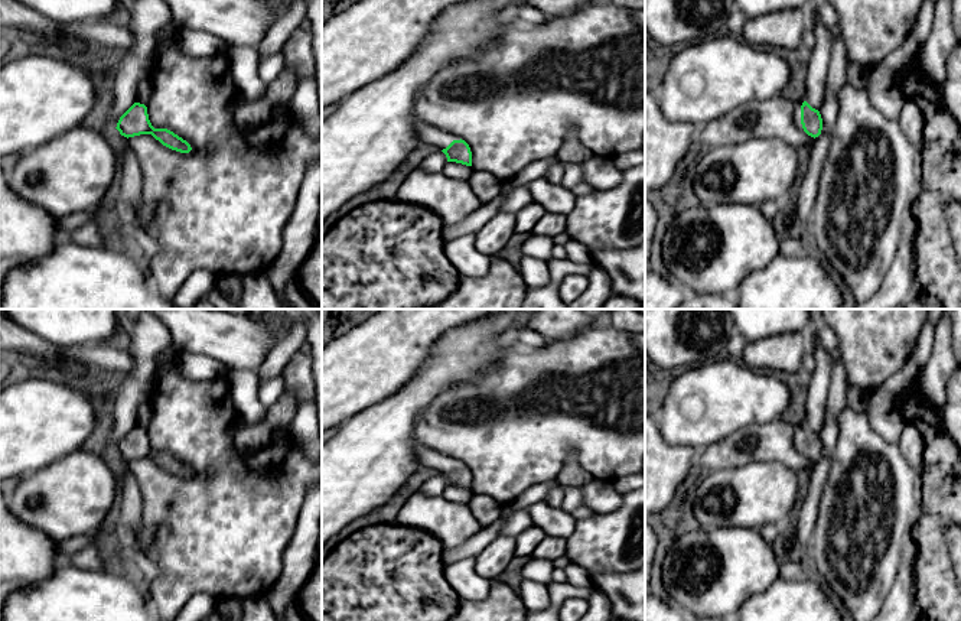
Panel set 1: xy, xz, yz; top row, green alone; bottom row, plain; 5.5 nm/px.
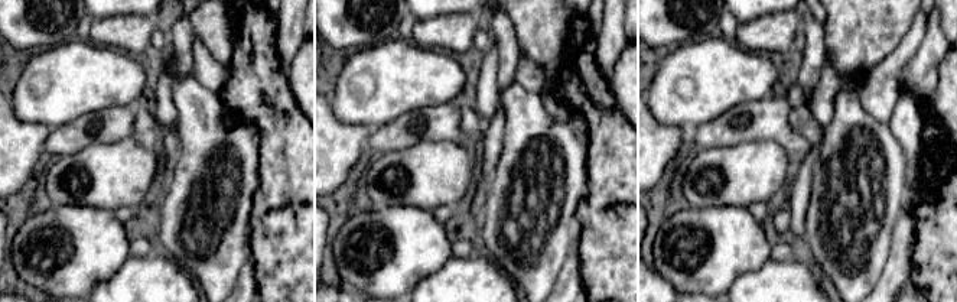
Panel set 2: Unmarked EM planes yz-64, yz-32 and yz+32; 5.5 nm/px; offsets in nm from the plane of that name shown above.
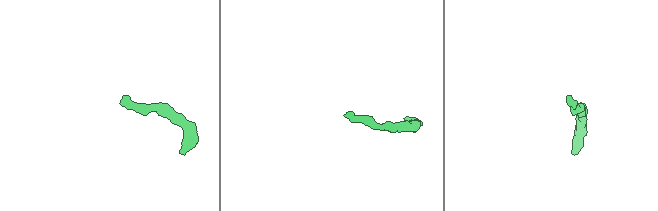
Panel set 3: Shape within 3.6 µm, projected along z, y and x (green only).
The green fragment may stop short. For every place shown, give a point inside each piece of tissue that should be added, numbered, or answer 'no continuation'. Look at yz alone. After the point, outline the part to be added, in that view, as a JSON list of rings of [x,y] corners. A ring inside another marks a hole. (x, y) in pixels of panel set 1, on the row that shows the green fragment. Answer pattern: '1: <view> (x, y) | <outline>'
1: yz (797, 110) | [[[795,103],[795,107],[794,107],[794,123],[795,123],[795,126],[799,130],[804,130],[802,124],[801,124],[801,105],[802,105],[802,103]]]

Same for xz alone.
1: xz (439, 139) | [[[421,121],[417,123],[416,133],[420,143],[431,144],[436,150],[446,149],[453,140],[460,140],[460,137],[452,133]]]

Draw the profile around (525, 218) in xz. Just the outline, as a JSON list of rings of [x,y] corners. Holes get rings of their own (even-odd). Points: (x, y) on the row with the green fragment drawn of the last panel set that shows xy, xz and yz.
[[[531,202],[515,214],[514,233],[524,234],[531,233],[534,225],[545,214],[545,209],[538,202]]]

